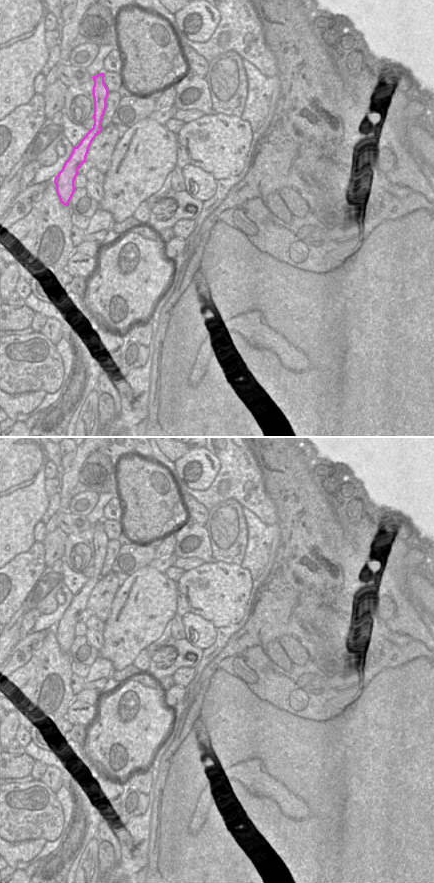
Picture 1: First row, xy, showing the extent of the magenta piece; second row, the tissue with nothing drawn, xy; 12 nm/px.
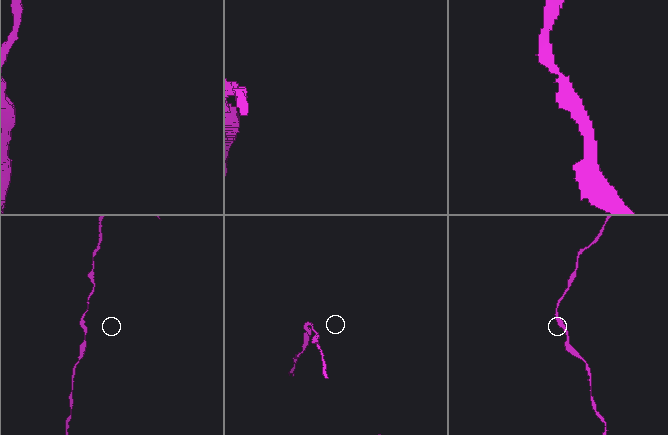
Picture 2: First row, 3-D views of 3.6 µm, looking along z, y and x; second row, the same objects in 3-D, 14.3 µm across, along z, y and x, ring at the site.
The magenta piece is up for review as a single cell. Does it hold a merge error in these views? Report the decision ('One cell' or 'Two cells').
Two cells.

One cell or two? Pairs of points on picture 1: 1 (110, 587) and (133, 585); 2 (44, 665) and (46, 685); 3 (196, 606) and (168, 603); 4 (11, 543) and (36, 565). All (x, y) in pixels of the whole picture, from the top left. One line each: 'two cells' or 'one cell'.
1: two cells
2: one cell
3: two cells
4: two cells

